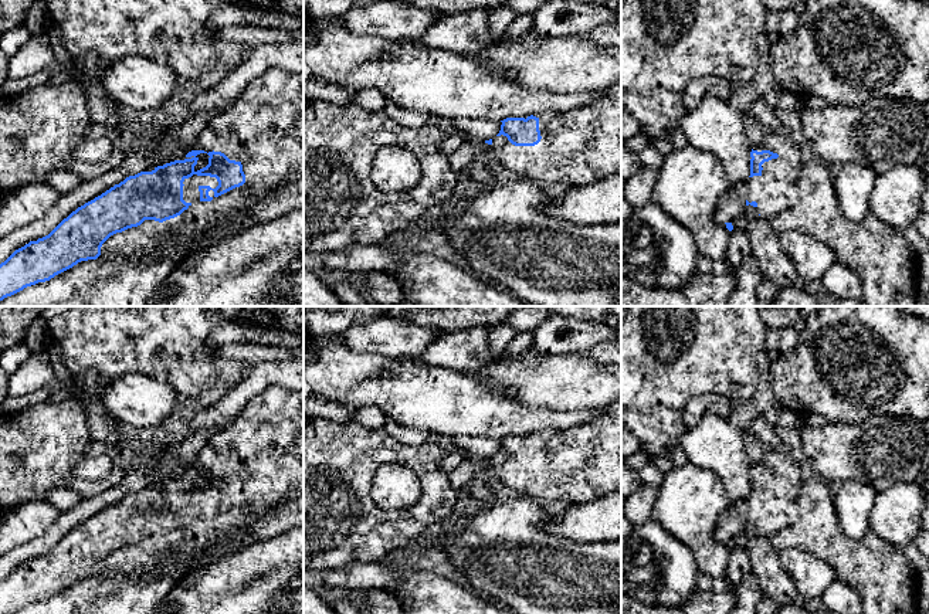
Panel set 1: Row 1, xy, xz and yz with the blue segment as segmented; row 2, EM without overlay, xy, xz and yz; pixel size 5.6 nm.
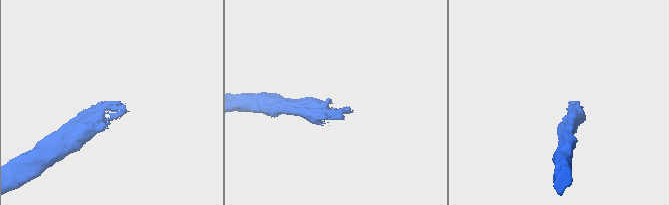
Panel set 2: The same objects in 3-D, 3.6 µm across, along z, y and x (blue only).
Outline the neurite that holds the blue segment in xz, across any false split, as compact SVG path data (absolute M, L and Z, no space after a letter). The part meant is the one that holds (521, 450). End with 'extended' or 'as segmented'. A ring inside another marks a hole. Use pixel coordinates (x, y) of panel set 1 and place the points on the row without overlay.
M506 435L501 438L501 448L496 454L506 454L515 464L535 464L540 459L539 435Z; as segmented

